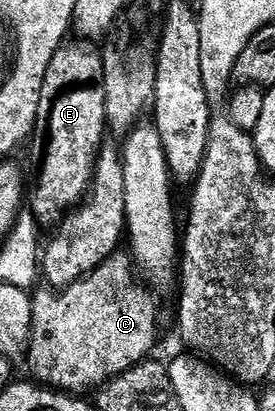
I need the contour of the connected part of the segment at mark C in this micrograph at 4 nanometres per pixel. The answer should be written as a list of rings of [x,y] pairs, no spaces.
[[[118,253],[70,287],[38,286],[31,295],[30,376],[58,391],[85,393],[142,362],[157,343],[157,307],[140,281],[132,258]]]

